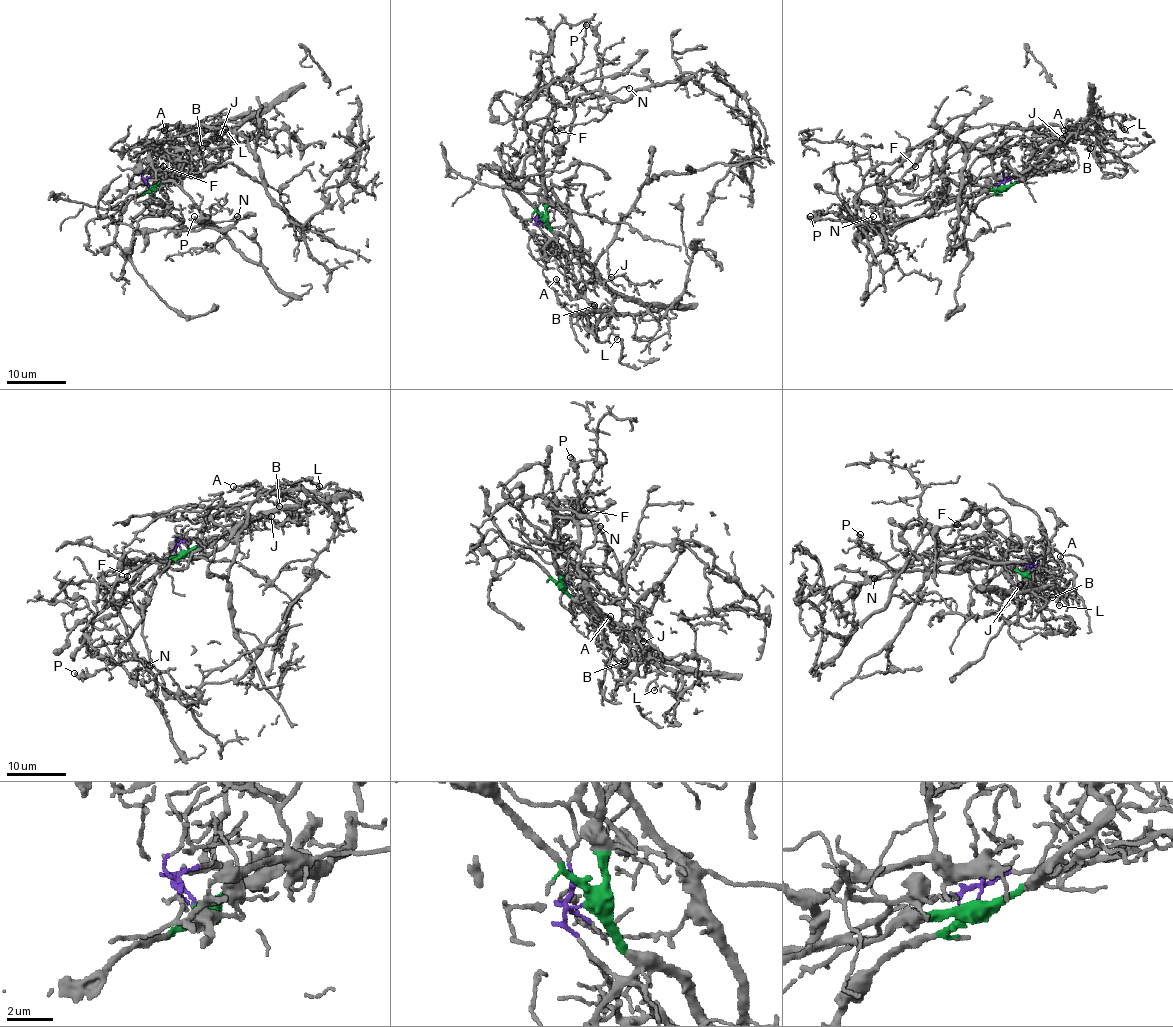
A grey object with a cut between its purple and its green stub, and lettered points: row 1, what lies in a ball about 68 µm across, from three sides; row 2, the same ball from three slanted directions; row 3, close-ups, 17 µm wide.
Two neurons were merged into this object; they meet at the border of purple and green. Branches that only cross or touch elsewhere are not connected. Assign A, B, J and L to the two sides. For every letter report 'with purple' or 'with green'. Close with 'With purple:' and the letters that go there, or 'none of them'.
A: with green
B: with green
J: with green
L: with green
With purple: none of them

